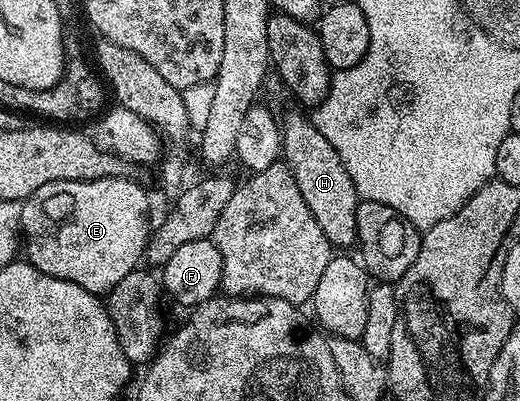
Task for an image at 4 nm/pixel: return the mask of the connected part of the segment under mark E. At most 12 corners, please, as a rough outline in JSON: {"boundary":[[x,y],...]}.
{"boundary":[[51,181],[20,207],[26,260],[106,295],[145,260],[148,193]]}

